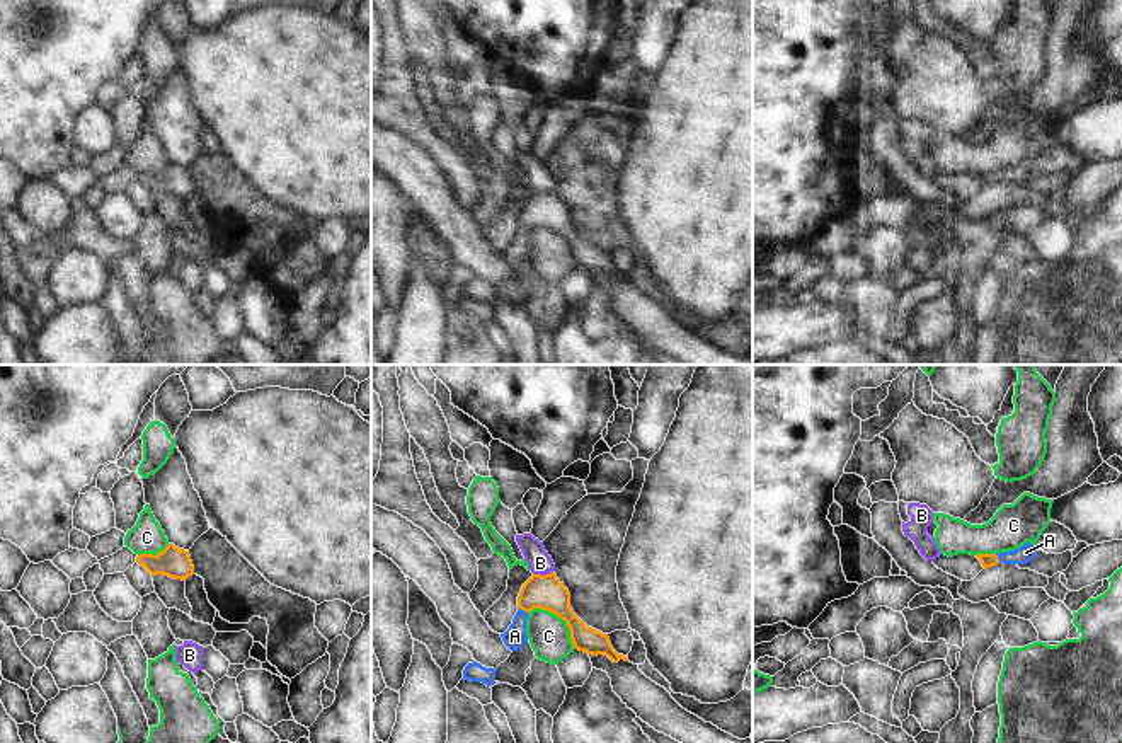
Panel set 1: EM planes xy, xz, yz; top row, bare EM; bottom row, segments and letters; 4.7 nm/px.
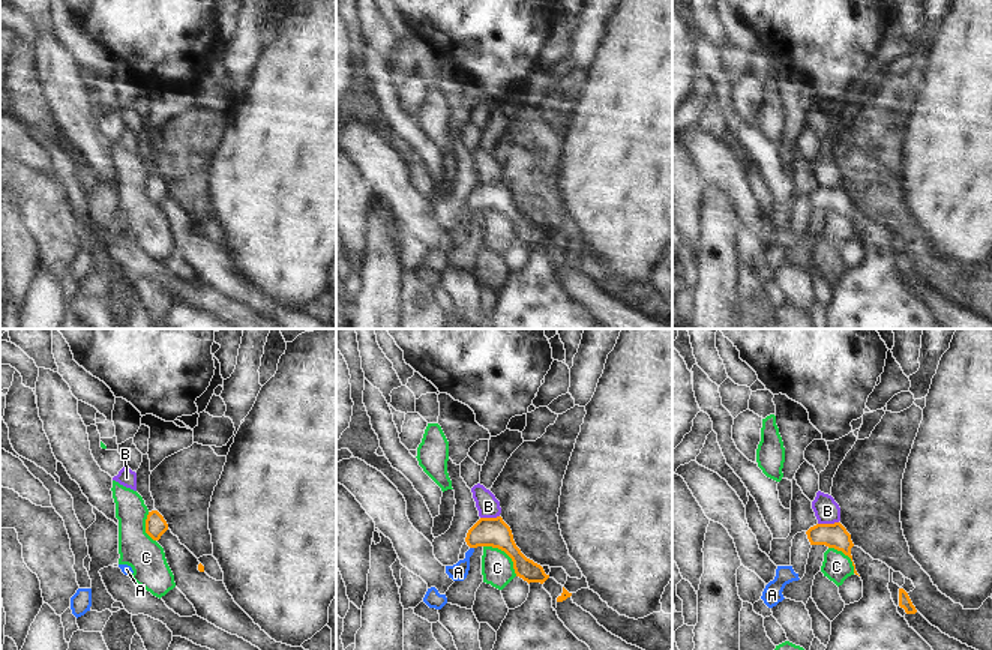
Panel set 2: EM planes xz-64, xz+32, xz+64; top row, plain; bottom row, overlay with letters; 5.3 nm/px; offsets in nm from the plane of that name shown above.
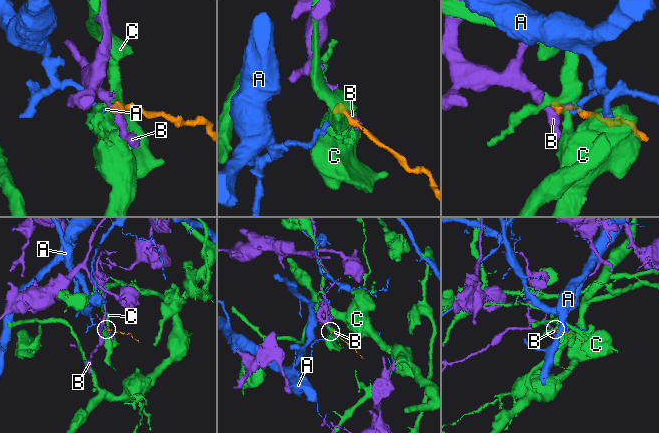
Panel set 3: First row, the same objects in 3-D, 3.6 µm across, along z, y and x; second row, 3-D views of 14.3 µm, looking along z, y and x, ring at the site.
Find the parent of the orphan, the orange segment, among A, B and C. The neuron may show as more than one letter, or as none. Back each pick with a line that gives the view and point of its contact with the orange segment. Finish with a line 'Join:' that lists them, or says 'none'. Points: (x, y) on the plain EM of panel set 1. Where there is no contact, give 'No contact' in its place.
A: Touches orange at xz (523, 227)
Join: A.

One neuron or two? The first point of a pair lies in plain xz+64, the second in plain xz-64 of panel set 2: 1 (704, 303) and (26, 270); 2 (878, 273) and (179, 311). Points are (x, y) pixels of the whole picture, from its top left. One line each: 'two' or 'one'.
1: two
2: one

